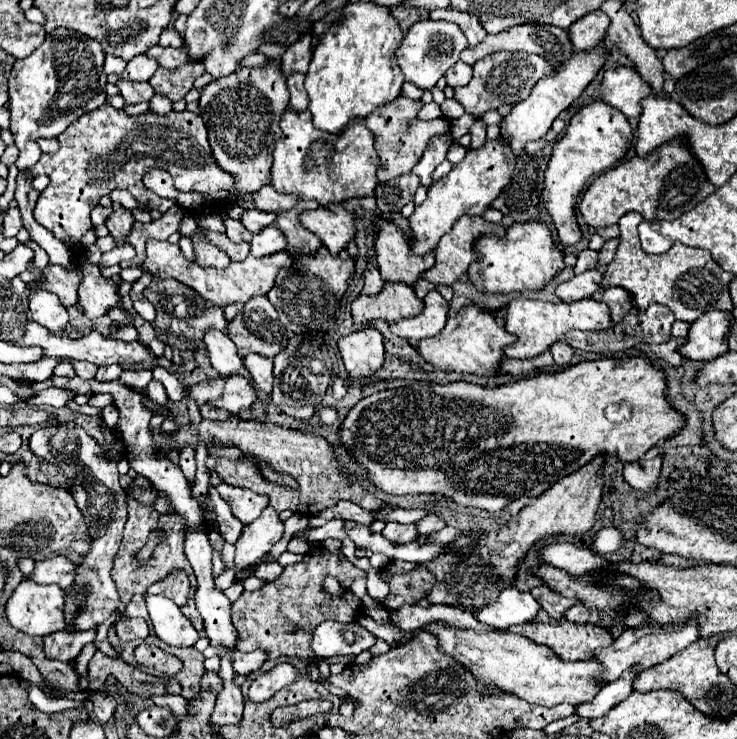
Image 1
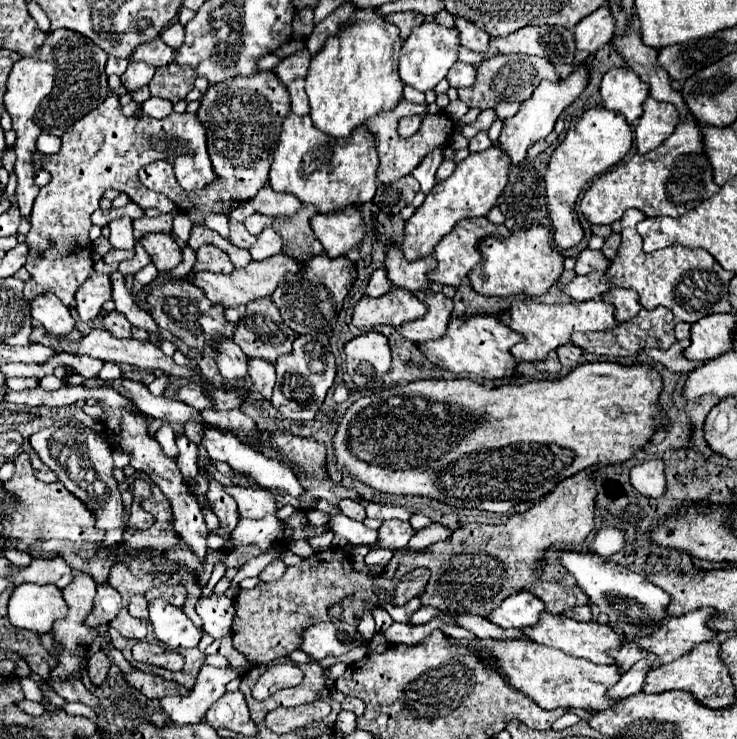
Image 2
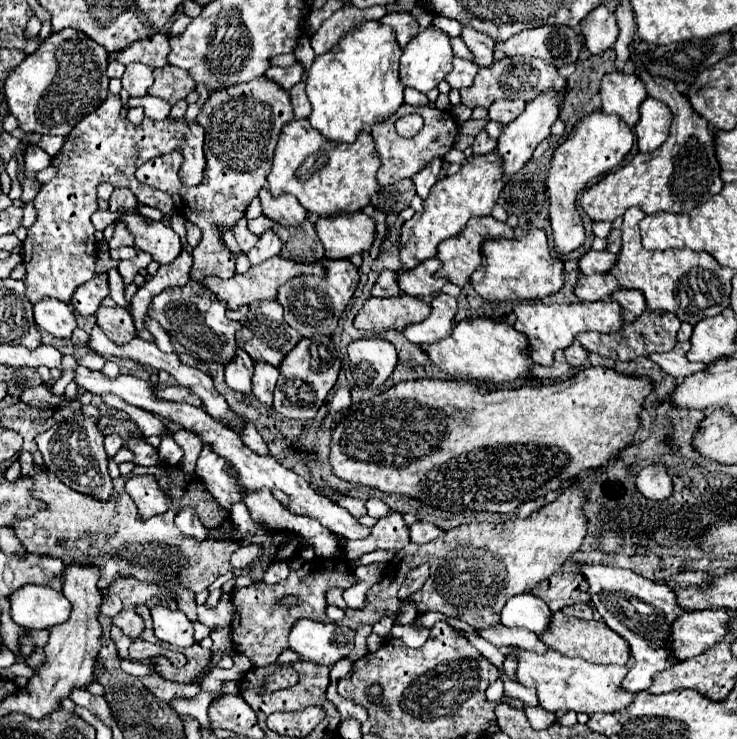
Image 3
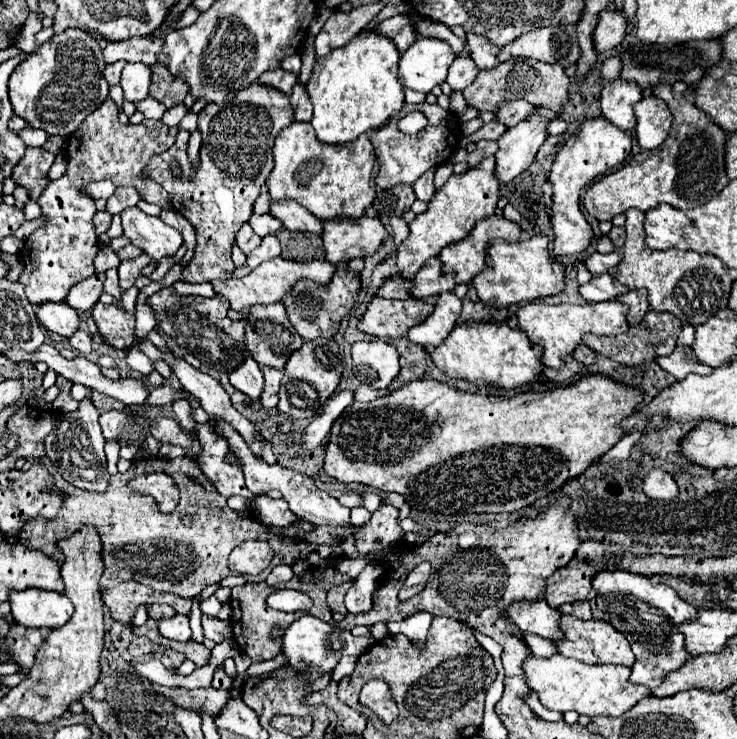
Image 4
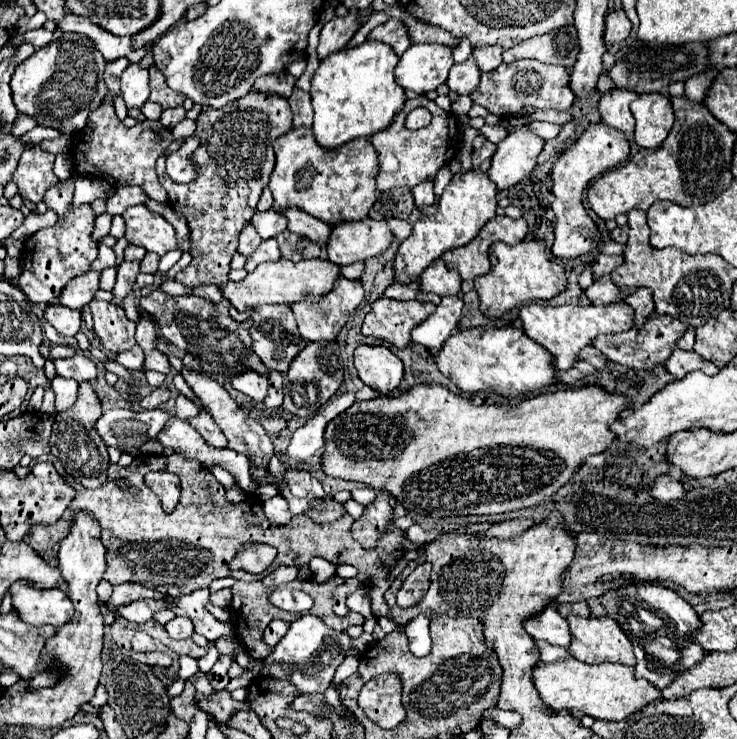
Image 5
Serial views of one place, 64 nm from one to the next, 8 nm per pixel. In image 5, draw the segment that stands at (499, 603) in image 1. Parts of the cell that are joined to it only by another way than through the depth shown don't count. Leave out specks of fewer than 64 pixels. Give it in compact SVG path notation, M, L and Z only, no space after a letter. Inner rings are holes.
M554 606L544 608L544 612L540 616L534 616L532 620L528 620L526 632L534 640L542 640L542 642L548 642L552 646L566 648L572 642L572 632L570 632L568 622L556 612Z

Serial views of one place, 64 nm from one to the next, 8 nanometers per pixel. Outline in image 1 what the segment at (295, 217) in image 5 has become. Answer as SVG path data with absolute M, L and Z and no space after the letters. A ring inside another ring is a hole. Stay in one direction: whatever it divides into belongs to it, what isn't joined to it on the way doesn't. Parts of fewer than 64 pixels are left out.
M102 104L100 108L80 116L80 120L72 122L60 136L60 150L56 154L42 154L42 158L36 162L34 168L30 168L28 173L32 178L48 174L50 178L50 184L48 188L40 194L38 202L36 202L36 208L34 208L34 220L44 226L46 230L50 230L56 238L64 240L64 244L68 246L68 250L72 254L84 254L86 248L82 246L80 238L92 228L92 222L90 222L90 212L98 206L98 200L106 194L110 194L114 188L120 188L120 190L128 190L138 204L146 206L146 208L154 208L154 210L160 210L160 212L166 212L168 208L174 206L174 200L166 200L166 198L160 198L156 196L154 192L150 192L144 182L142 182L142 174L144 174L144 168L152 168L152 166L162 166L166 170L174 168L174 166L180 166L184 168L184 192L202 192L202 194L208 194L208 196L214 196L214 198L220 198L220 200L234 200L236 204L244 206L244 208L256 208L256 210L262 210L262 212L284 212L284 210L290 210L296 206L298 202L298 196L292 196L292 194L280 194L276 192L270 184L266 184L264 188L260 188L260 192L254 192L254 194L242 194L238 196L234 192L234 180L230 174L222 172L218 168L218 164L214 162L212 158L212 152L210 152L210 144L208 144L208 136L206 136L206 126L204 126L204 120L194 114L194 112L170 112L166 116L156 116L152 112L144 112L140 116L128 116L124 110L116 110L114 106L110 104Z

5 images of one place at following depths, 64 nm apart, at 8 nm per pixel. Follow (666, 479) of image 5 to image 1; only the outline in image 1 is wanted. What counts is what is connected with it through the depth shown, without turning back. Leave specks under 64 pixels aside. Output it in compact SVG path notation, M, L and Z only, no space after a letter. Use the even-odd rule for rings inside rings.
M656 454L650 460L642 462L632 462L626 464L624 468L624 478L626 482L642 492L654 492L658 488L658 478L660 478L660 468L662 468L662 456Z

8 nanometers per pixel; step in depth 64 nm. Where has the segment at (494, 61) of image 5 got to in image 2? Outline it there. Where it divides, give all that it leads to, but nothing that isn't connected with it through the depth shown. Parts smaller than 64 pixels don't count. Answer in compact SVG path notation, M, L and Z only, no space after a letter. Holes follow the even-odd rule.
M454 18L454 20L456 20L456 26L460 30L460 44L470 48L472 52L486 54L488 44L490 44L490 36L484 30L472 26L470 20L464 20L464 18Z

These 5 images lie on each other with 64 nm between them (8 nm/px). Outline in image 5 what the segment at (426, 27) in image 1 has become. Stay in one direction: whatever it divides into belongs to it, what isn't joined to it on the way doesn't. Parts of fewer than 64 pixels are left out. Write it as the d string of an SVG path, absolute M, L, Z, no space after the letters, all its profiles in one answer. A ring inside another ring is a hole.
M414 44L396 66L396 82L404 90L426 94L446 82L452 68L452 48L444 44Z

